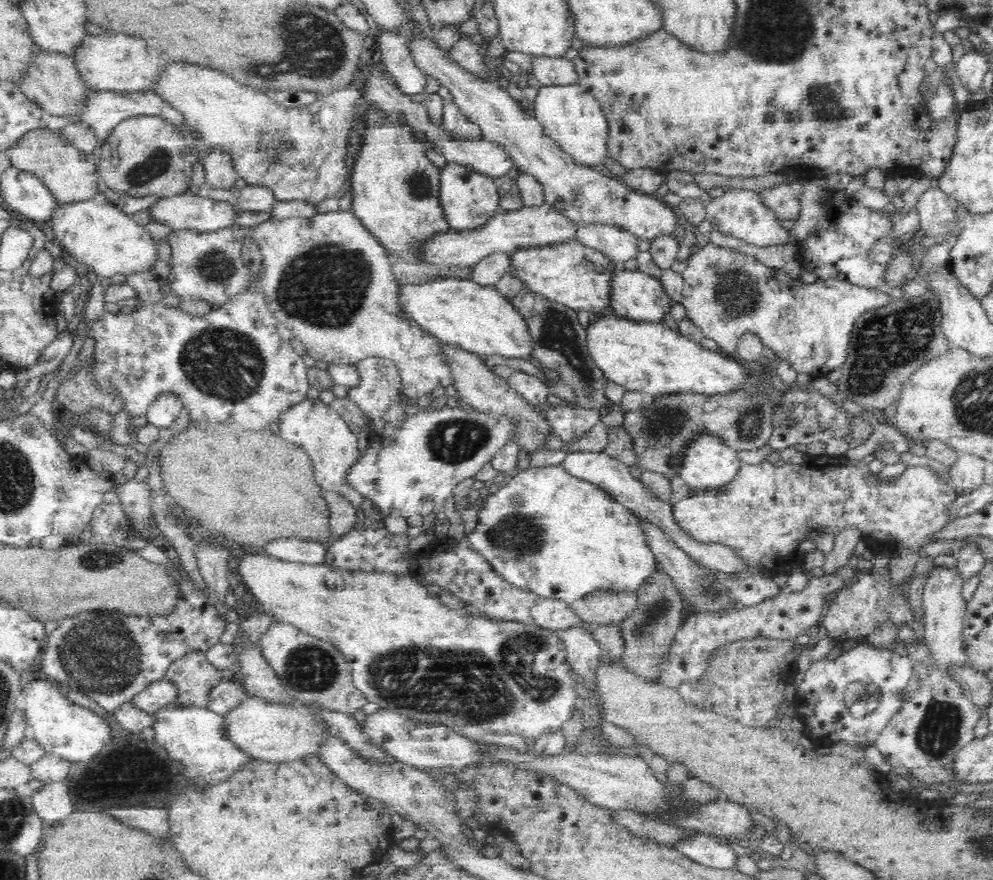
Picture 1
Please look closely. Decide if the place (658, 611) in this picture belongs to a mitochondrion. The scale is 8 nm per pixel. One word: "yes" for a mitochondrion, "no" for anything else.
yes

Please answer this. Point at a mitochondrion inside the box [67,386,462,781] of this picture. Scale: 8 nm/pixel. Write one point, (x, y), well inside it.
(310, 668)

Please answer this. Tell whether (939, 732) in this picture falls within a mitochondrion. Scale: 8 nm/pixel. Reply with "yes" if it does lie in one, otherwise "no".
yes

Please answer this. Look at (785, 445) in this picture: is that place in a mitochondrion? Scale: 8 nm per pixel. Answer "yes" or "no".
no

